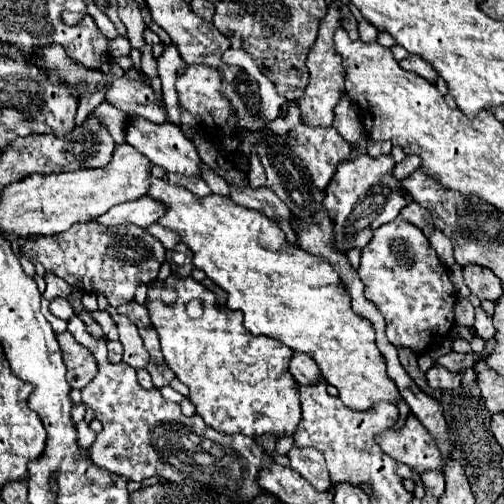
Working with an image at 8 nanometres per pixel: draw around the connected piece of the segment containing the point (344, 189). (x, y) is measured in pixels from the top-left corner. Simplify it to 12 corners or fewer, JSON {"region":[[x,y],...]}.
{"region":[[359,155],[325,189],[337,247],[363,249],[409,203],[391,155]]}

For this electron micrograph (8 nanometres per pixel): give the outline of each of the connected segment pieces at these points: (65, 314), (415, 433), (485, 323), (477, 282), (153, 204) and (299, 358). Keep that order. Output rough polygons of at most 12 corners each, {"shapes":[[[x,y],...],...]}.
{"shapes":[[[53,299],[49,309],[59,319],[71,317],[71,305],[65,299]],[[413,415],[379,447],[419,475],[443,469],[435,439]],[[481,307],[475,311],[475,329],[485,341],[495,327]],[[463,267],[471,293],[481,301],[501,297],[501,281],[485,267]],[[143,195],[111,207],[97,221],[105,227],[135,223],[149,227],[165,205]],[[293,353],[289,369],[299,385],[323,379],[313,359]]]}

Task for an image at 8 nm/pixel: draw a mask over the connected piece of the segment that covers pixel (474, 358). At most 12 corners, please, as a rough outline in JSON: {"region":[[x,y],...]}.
{"region":[[447,353],[439,359],[449,371],[463,371],[481,359],[477,353]]}

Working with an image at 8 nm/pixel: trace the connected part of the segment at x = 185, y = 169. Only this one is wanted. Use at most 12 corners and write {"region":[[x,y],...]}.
{"region":[[133,117],[127,143],[155,165],[201,175],[199,153],[177,125]]}

